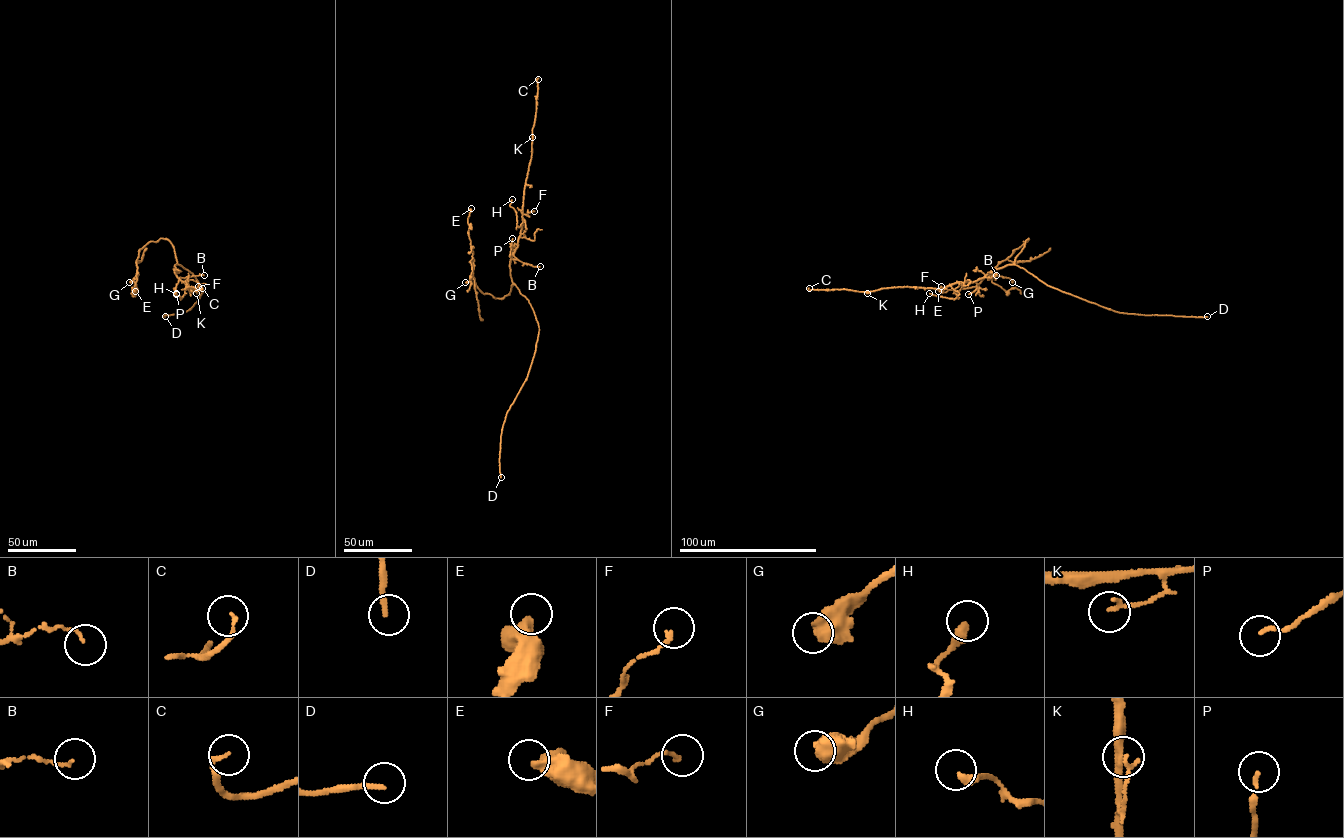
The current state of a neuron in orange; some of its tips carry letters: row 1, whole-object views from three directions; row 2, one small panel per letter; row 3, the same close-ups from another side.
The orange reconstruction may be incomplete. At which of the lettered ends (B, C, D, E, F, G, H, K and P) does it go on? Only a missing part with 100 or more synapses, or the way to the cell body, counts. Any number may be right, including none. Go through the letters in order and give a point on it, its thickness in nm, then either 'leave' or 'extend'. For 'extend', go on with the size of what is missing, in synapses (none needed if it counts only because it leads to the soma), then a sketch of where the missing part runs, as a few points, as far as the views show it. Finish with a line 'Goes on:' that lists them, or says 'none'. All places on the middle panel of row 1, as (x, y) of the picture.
B: place (540, 266); calibre 100 nm; leave
C: place (538, 79); calibre 130 nm; leave
D: place (501, 477); calibre 190 nm; extend; course (501, 477), (503, 501), (517, 535)
E: place (471, 208); calibre 500 nm; leave
F: place (534, 211); calibre 150 nm; leave
G: place (465, 282); calibre 750 nm; leave
H: place (512, 199); calibre 320 nm; leave
K: place (532, 137); calibre 160 nm; leave
P: place (512, 238); calibre 120 nm; leave
Goes on: D

